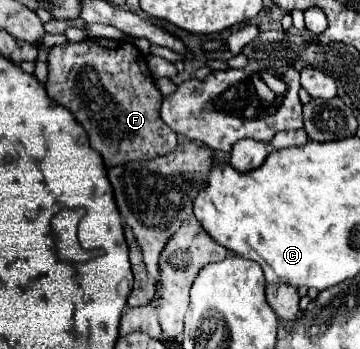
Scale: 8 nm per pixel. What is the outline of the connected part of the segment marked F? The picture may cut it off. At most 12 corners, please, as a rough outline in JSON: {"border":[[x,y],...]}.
{"border":[[49,50],[47,94],[105,166],[175,150],[145,54]]}

